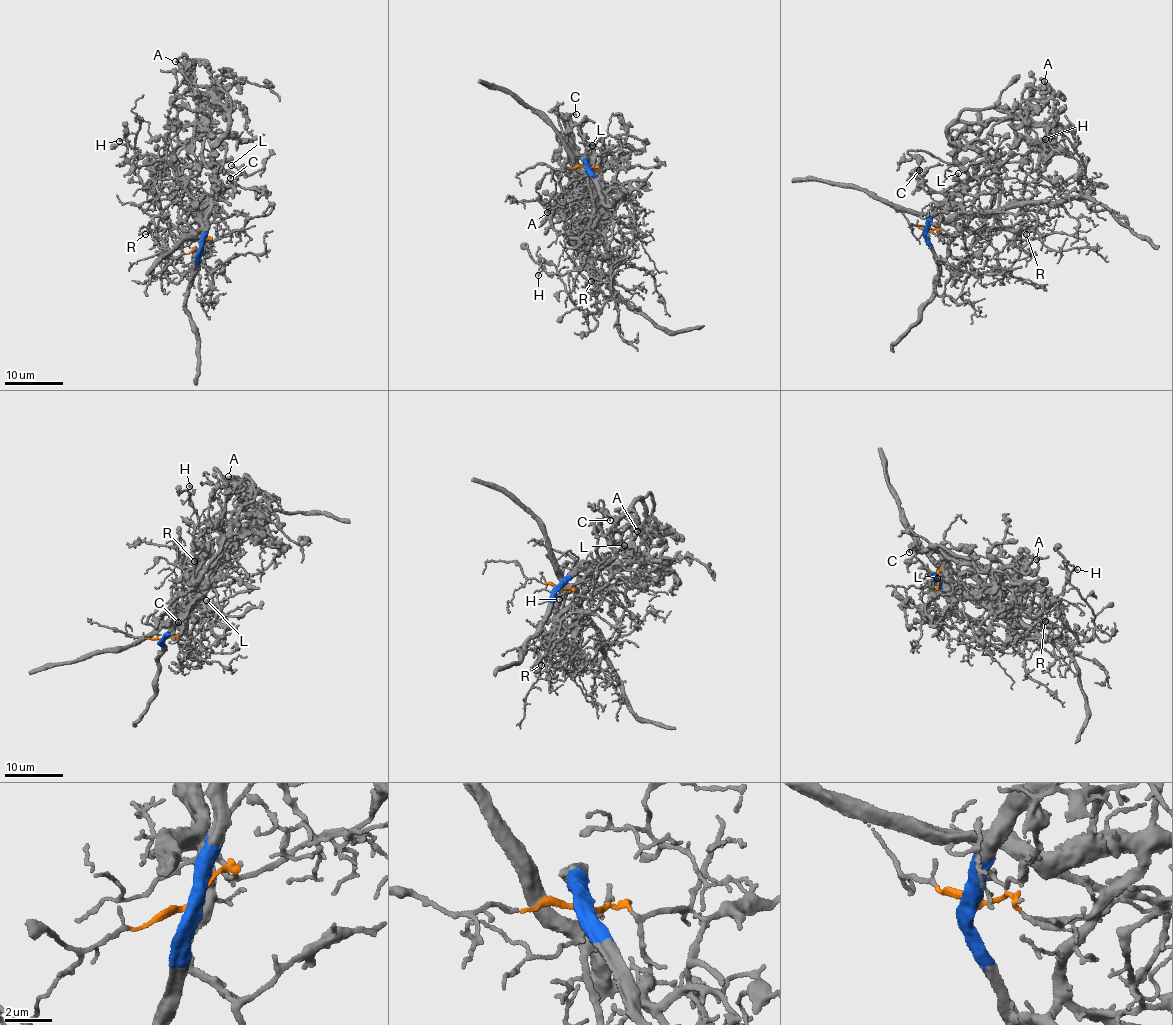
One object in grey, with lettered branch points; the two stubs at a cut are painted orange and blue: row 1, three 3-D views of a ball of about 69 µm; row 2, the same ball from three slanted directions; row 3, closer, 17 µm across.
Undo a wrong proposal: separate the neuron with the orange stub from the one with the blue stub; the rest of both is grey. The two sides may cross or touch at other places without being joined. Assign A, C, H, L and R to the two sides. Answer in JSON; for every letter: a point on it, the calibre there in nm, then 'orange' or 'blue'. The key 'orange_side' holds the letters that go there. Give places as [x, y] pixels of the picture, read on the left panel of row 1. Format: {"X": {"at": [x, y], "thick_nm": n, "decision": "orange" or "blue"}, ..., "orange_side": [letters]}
{"A": {"at": [175, 61], "thick_nm": 240, "decision": "blue"}, "C": {"at": [230, 178], "thick_nm": 170, "decision": "blue"}, "H": {"at": [119, 141], "thick_nm": 160, "decision": "orange"}, "L": {"at": [231, 165], "thick_nm": 180, "decision": "blue"}, "R": {"at": [145, 234], "thick_nm": 100, "decision": "orange"}, "orange_side": ["H", "R"]}

